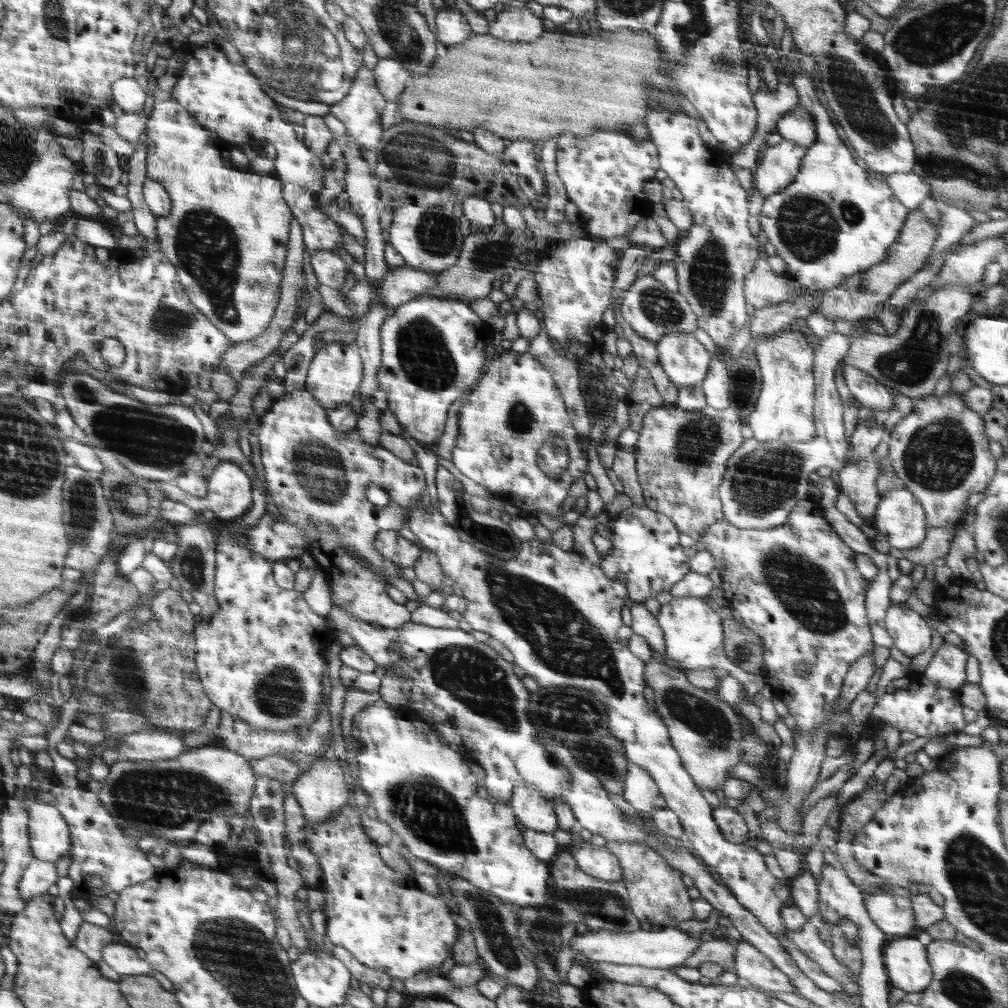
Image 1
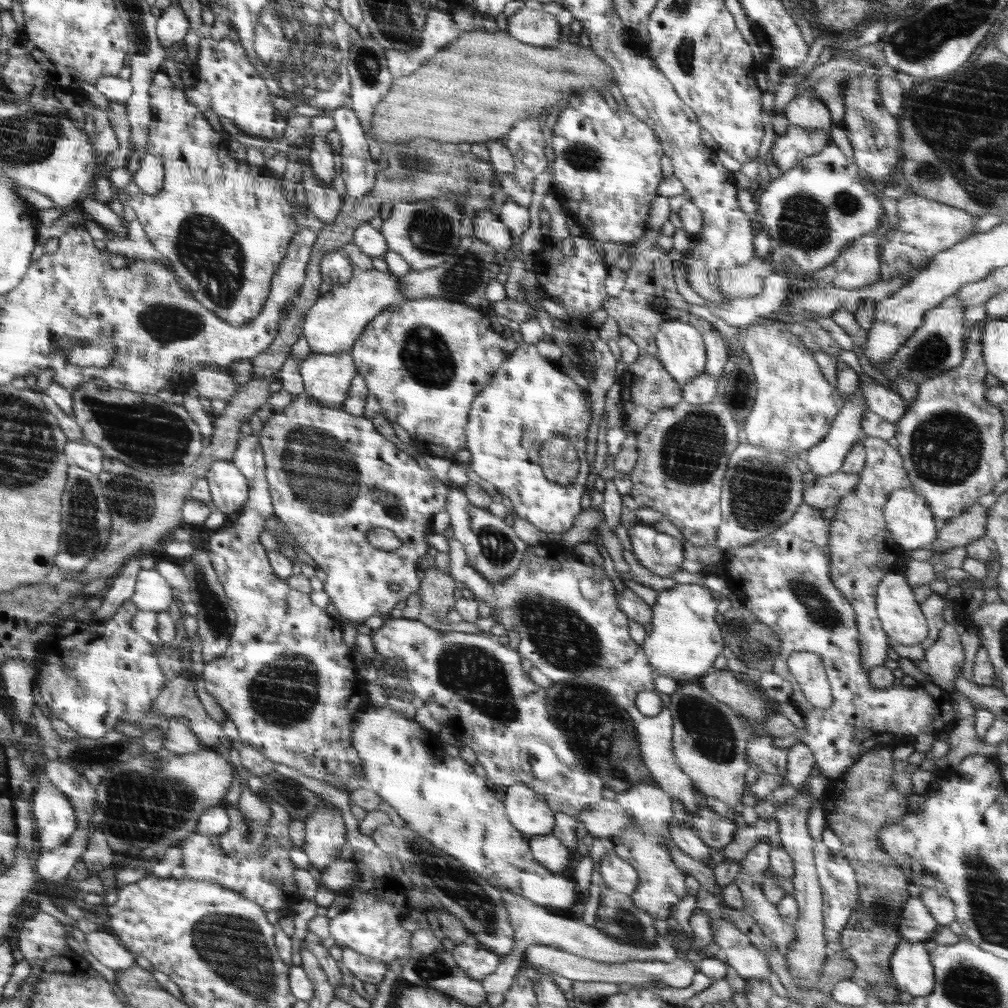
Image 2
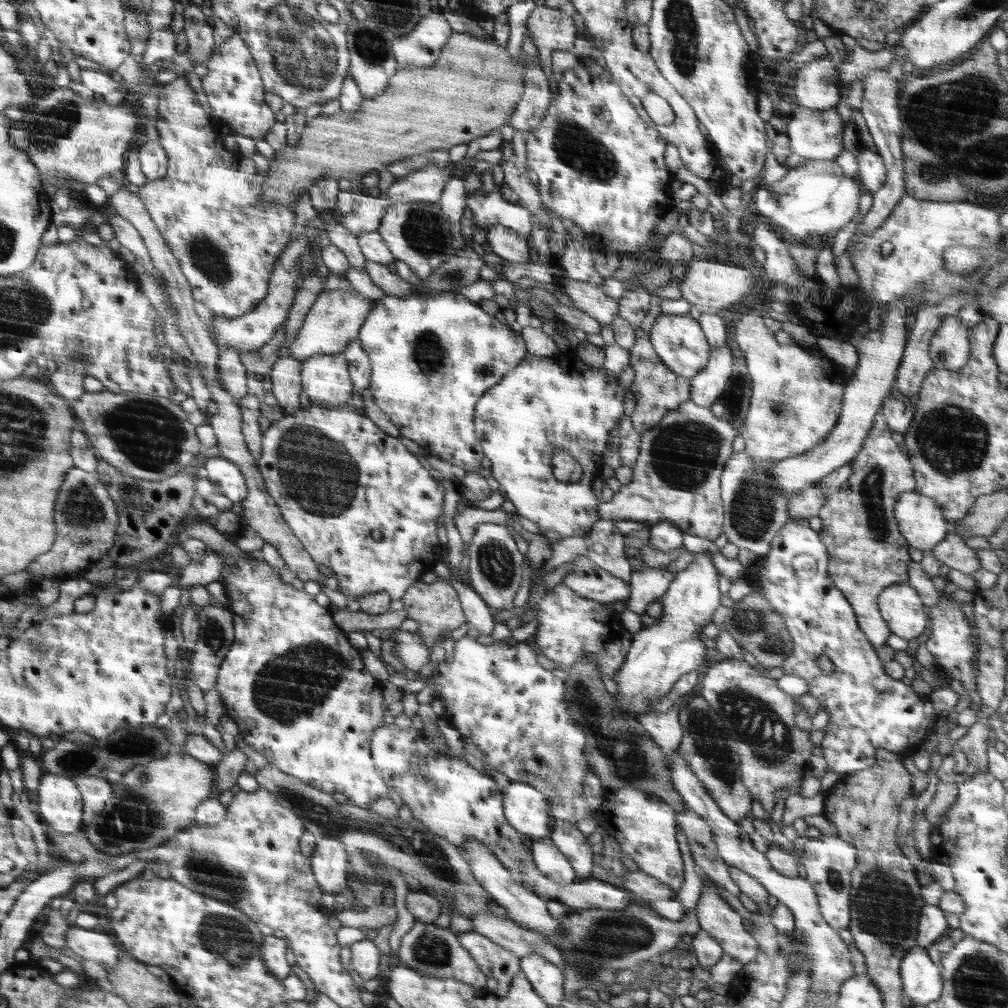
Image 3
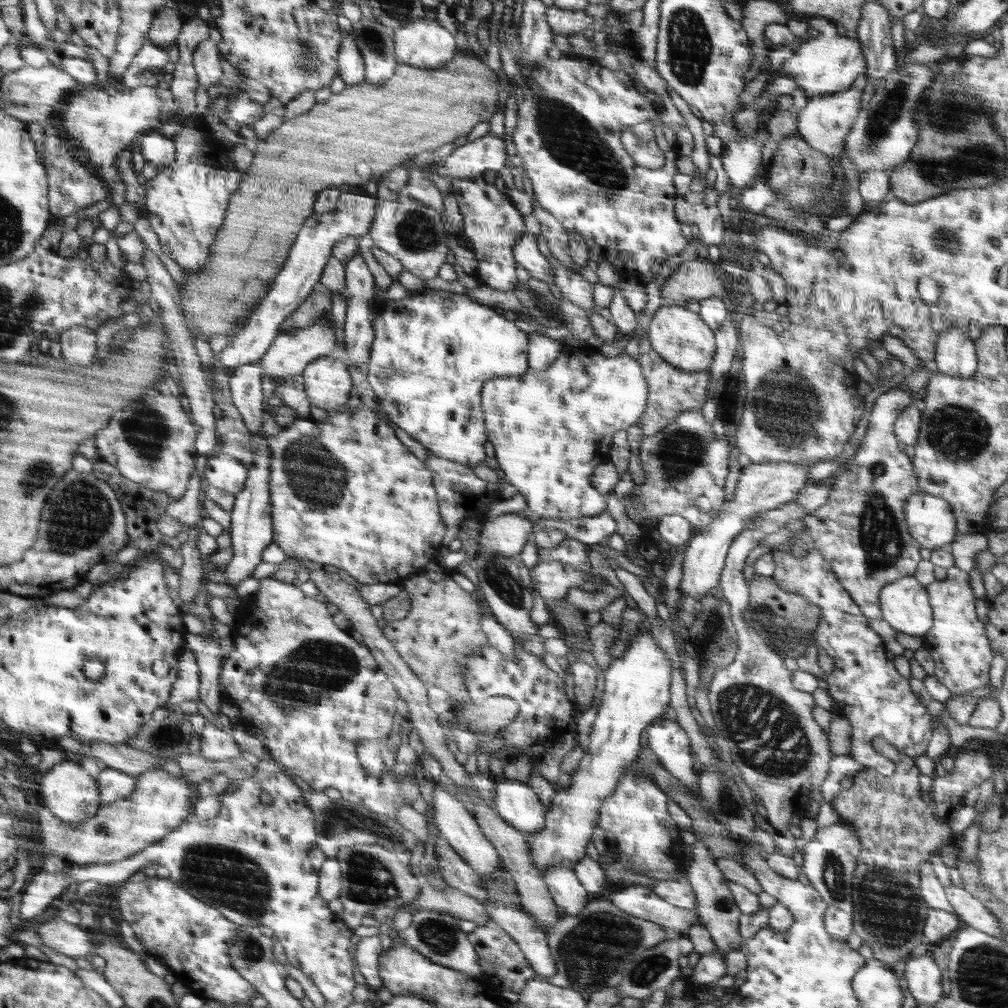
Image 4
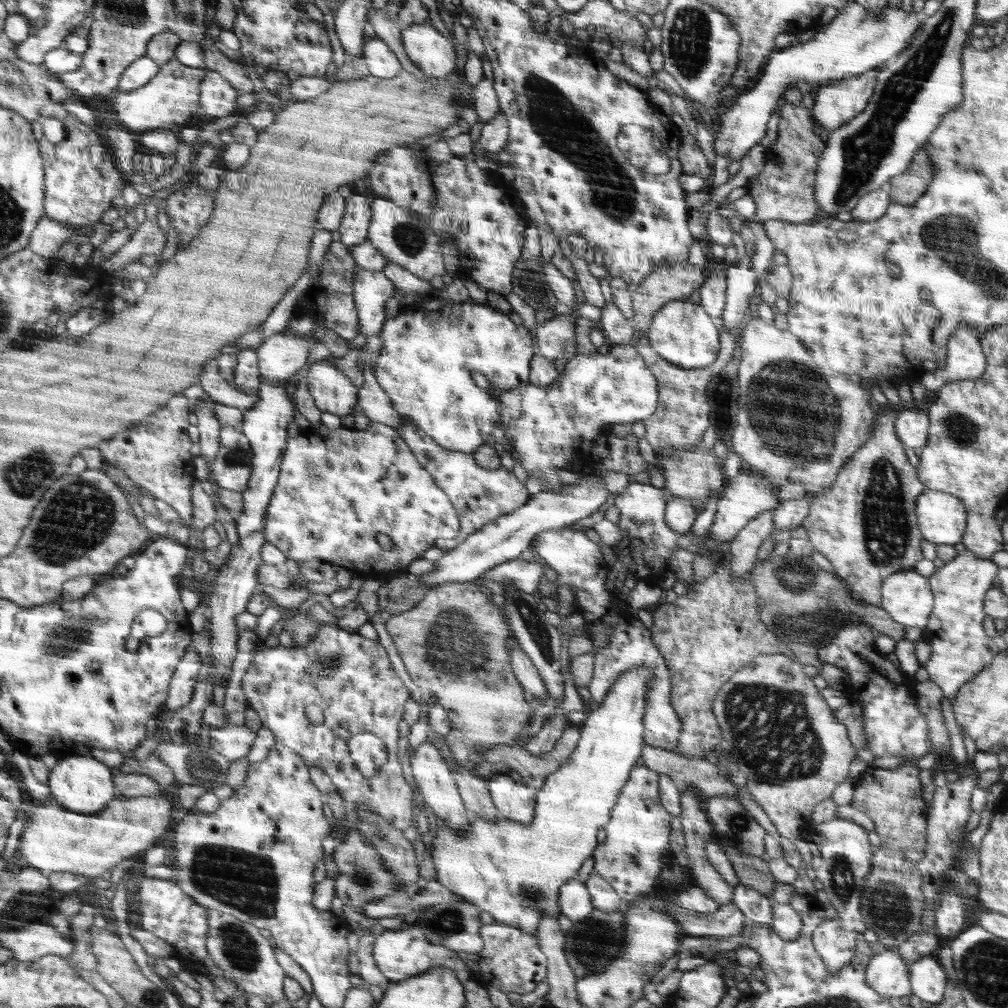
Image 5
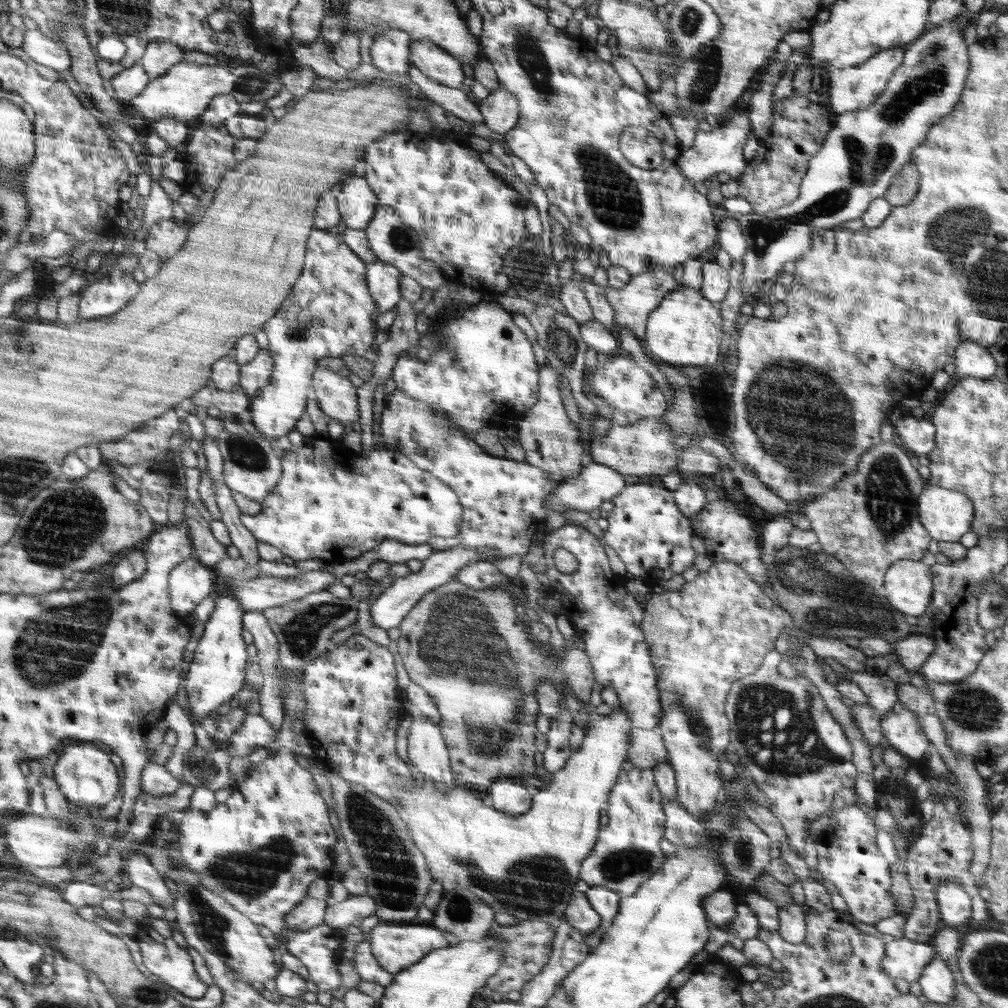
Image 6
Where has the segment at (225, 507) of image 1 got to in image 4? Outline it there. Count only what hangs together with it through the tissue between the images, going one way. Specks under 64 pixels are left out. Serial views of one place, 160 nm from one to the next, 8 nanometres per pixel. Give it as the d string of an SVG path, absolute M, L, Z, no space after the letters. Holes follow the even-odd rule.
M219 453L209 455L203 475L205 485L212 485L235 495L245 488L249 473L239 459L230 454Z

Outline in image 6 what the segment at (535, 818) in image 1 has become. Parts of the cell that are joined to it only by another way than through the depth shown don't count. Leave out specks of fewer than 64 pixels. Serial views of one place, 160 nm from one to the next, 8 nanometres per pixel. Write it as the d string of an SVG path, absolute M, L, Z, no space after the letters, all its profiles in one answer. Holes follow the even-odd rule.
M518 778L500 779L487 789L492 797L492 806L504 814L519 816L530 810L534 790L525 787Z

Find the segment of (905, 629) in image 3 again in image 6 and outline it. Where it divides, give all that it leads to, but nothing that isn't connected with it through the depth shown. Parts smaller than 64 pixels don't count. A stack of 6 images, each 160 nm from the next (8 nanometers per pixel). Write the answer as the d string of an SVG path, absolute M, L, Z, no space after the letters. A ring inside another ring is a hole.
M904 559L886 570L883 585L890 605L904 616L920 617L933 598L933 582L933 568Z

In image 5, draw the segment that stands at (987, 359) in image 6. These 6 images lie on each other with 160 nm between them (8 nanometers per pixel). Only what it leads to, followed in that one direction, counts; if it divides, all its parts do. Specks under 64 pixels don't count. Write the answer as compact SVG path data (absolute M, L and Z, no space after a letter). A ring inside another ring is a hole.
M959 326L947 340L944 369L925 372L921 378L926 390L938 391L948 382L979 379L986 368L986 356L975 329Z

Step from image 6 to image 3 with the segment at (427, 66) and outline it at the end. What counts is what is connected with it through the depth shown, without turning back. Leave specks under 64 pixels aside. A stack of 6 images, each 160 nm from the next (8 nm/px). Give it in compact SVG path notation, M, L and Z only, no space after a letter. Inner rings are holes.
M441 11L428 13L412 32L393 39L391 49L397 69L431 67L452 34L452 28Z

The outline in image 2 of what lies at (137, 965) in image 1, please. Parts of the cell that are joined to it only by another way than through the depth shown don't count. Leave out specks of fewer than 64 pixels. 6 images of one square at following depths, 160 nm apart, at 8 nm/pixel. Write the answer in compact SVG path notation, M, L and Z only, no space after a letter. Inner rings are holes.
M101 928L96 932L85 934L85 938L88 950L94 958L110 970L118 971L135 965L136 956L121 944L111 931Z

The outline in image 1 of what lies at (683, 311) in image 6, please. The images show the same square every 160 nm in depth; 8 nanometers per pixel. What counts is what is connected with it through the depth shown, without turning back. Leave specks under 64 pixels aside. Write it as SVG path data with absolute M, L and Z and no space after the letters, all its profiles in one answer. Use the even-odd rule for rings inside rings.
M679 332L678 334L665 334L656 344L658 359L670 382L677 388L682 386L700 385L706 378L710 366L710 354L704 349L692 333Z

